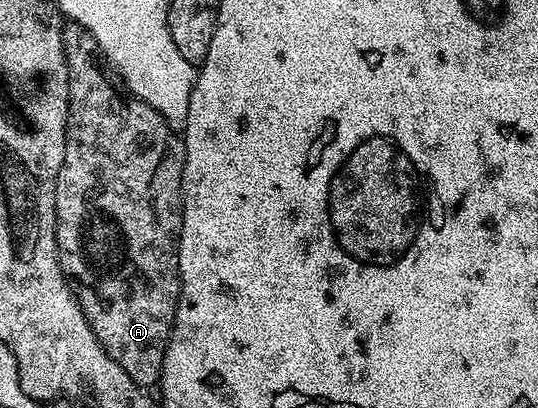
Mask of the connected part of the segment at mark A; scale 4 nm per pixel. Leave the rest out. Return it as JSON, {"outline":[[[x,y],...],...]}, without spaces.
{"outline":[[[70,23],[62,30],[62,38],[64,39],[64,47],[66,48],[66,66],[68,67],[68,79],[70,86],[68,87],[68,95],[70,96],[70,111],[68,114],[68,124],[66,127],[66,150],[64,151],[64,163],[60,167],[60,175],[56,179],[56,243],[58,244],[58,262],[62,268],[62,274],[66,276],[66,280],[70,282],[71,289],[74,290],[74,296],[77,297],[80,307],[84,311],[84,315],[88,319],[88,323],[92,327],[92,331],[96,335],[96,339],[104,347],[104,351],[112,359],[116,359],[116,363],[120,363],[120,367],[124,367],[124,371],[128,371],[128,375],[134,382],[143,387],[157,386],[162,375],[162,364],[164,363],[164,355],[166,354],[166,345],[170,342],[170,332],[174,326],[174,316],[176,315],[176,307],[178,306],[178,291],[174,286],[174,281],[178,275],[178,236],[182,230],[182,172],[184,171],[184,163],[186,162],[186,146],[183,138],[179,136],[175,130],[171,129],[169,123],[161,117],[155,109],[148,103],[139,101],[137,99],[127,99],[118,94],[119,86],[106,78],[104,70],[98,66],[99,58],[96,54],[99,52],[97,43],[94,42],[94,37],[86,29],[81,29],[79,25]]]}

